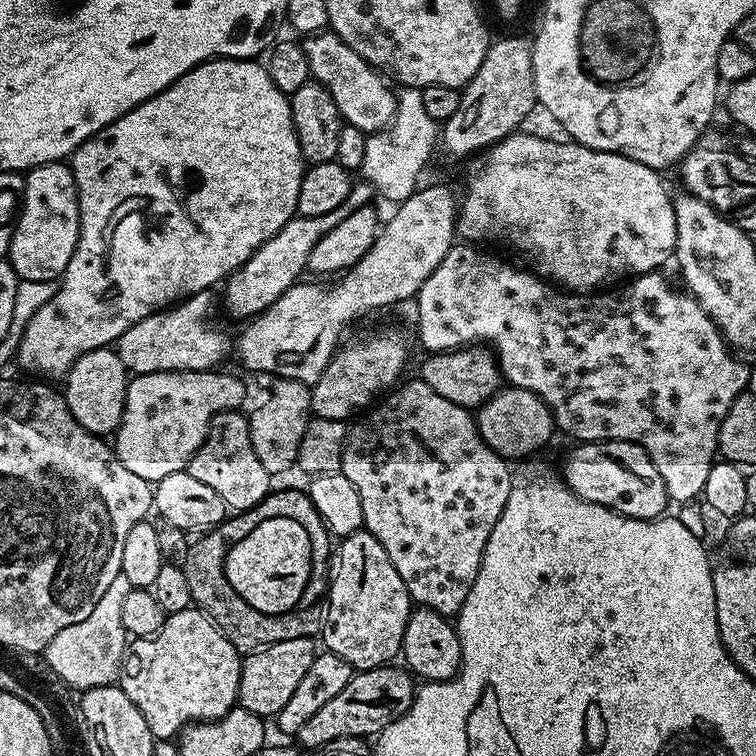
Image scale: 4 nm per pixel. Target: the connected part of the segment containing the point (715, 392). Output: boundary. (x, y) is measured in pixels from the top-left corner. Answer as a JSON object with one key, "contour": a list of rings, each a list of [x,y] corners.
{"contour":[[[457,243],[442,258],[438,270],[426,278],[420,291],[414,297],[416,304],[416,332],[420,335],[420,344],[425,353],[450,352],[454,348],[465,346],[487,346],[494,353],[496,363],[500,366],[500,375],[511,387],[530,390],[538,394],[546,402],[556,420],[556,427],[562,433],[573,436],[573,441],[587,442],[589,440],[625,440],[640,444],[648,452],[648,457],[658,466],[658,474],[662,474],[662,482],[666,484],[669,501],[684,504],[701,495],[706,486],[706,478],[710,474],[714,461],[718,456],[718,434],[722,426],[722,418],[730,410],[730,406],[745,391],[748,384],[748,368],[739,364],[732,355],[733,349],[716,328],[716,323],[702,310],[702,306],[687,291],[675,292],[668,285],[663,271],[648,272],[645,276],[637,276],[605,291],[603,294],[573,294],[561,290],[537,276],[535,271],[527,267],[515,268],[488,252],[479,252],[479,247],[467,243]]]}

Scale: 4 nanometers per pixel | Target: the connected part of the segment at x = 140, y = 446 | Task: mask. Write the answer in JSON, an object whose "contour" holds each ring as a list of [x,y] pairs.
{"contour":[[[220,370],[205,372],[199,377],[200,384],[184,384],[183,372],[132,376],[120,426],[114,433],[114,451],[122,466],[149,482],[185,471],[206,438],[212,417],[219,412],[239,409],[244,400],[243,382],[236,376],[223,376],[222,373]]]}

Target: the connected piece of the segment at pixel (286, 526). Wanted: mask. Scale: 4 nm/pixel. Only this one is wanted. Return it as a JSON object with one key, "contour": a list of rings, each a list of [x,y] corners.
{"contour":[[[265,515],[258,522],[258,526],[254,526],[254,530],[250,530],[246,534],[246,538],[234,542],[228,549],[224,559],[226,578],[230,582],[230,586],[234,586],[238,598],[242,598],[247,604],[254,606],[254,610],[267,616],[282,616],[289,613],[300,604],[302,590],[306,590],[306,582],[310,578],[311,541],[310,538],[306,538],[306,530],[302,530],[302,526],[298,526],[298,522],[294,522],[290,518],[270,518]]]}

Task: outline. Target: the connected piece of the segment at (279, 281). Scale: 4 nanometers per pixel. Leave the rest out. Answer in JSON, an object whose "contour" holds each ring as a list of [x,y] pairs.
{"contour":[[[356,182],[353,183],[350,194],[346,194],[346,202],[342,202],[342,206],[337,206],[335,210],[330,210],[330,214],[318,214],[317,216],[297,214],[293,216],[290,222],[286,222],[286,226],[282,226],[282,230],[278,230],[278,234],[274,234],[274,238],[270,238],[262,246],[258,246],[258,250],[254,250],[251,258],[241,268],[231,272],[223,281],[225,310],[230,315],[237,316],[240,322],[244,322],[268,309],[277,298],[282,294],[286,294],[286,290],[291,284],[297,283],[303,277],[300,275],[305,275],[308,259],[310,258],[310,250],[314,250],[314,246],[318,246],[318,242],[322,242],[322,238],[326,234],[330,234],[330,230],[334,230],[334,226],[340,225],[345,218],[350,218],[350,214],[354,214],[354,210],[362,210],[369,207],[373,203],[372,198],[374,199],[374,191],[371,184]]]}

